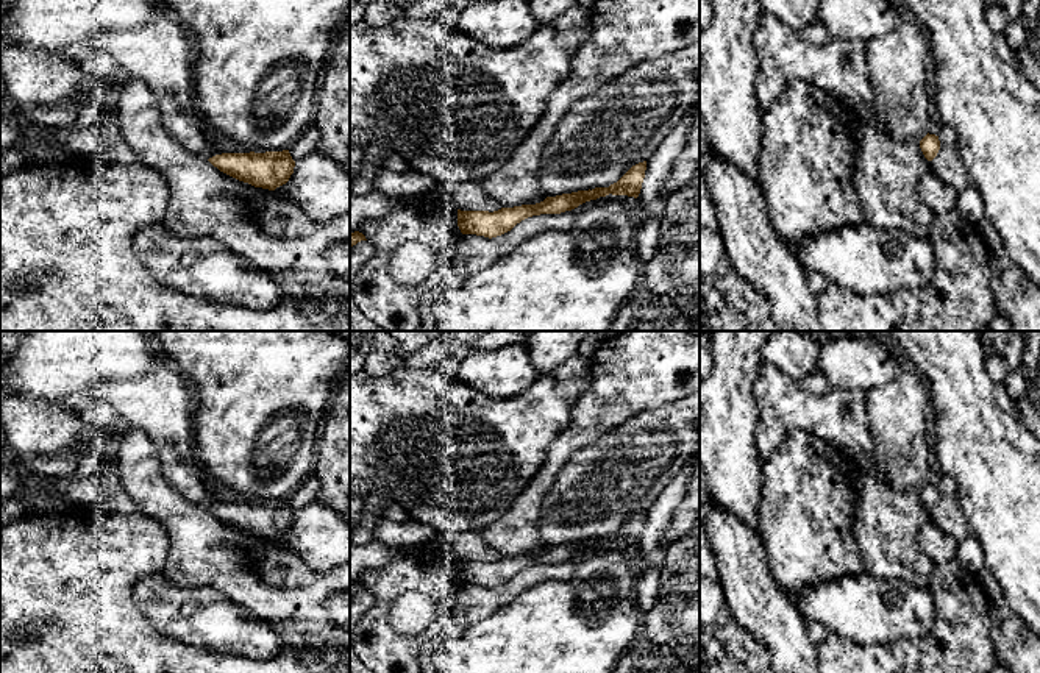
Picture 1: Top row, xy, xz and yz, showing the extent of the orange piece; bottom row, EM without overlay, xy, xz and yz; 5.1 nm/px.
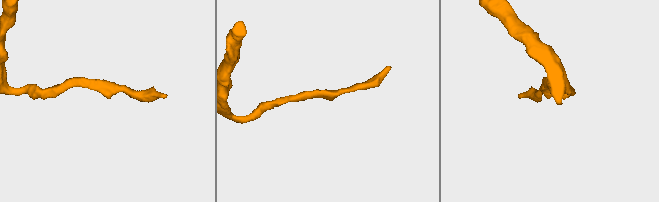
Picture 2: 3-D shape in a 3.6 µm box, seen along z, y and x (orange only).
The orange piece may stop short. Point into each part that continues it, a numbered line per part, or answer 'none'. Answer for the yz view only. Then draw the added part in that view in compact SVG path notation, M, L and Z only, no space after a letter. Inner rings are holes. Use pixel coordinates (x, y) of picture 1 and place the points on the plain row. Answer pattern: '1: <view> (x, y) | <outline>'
none

